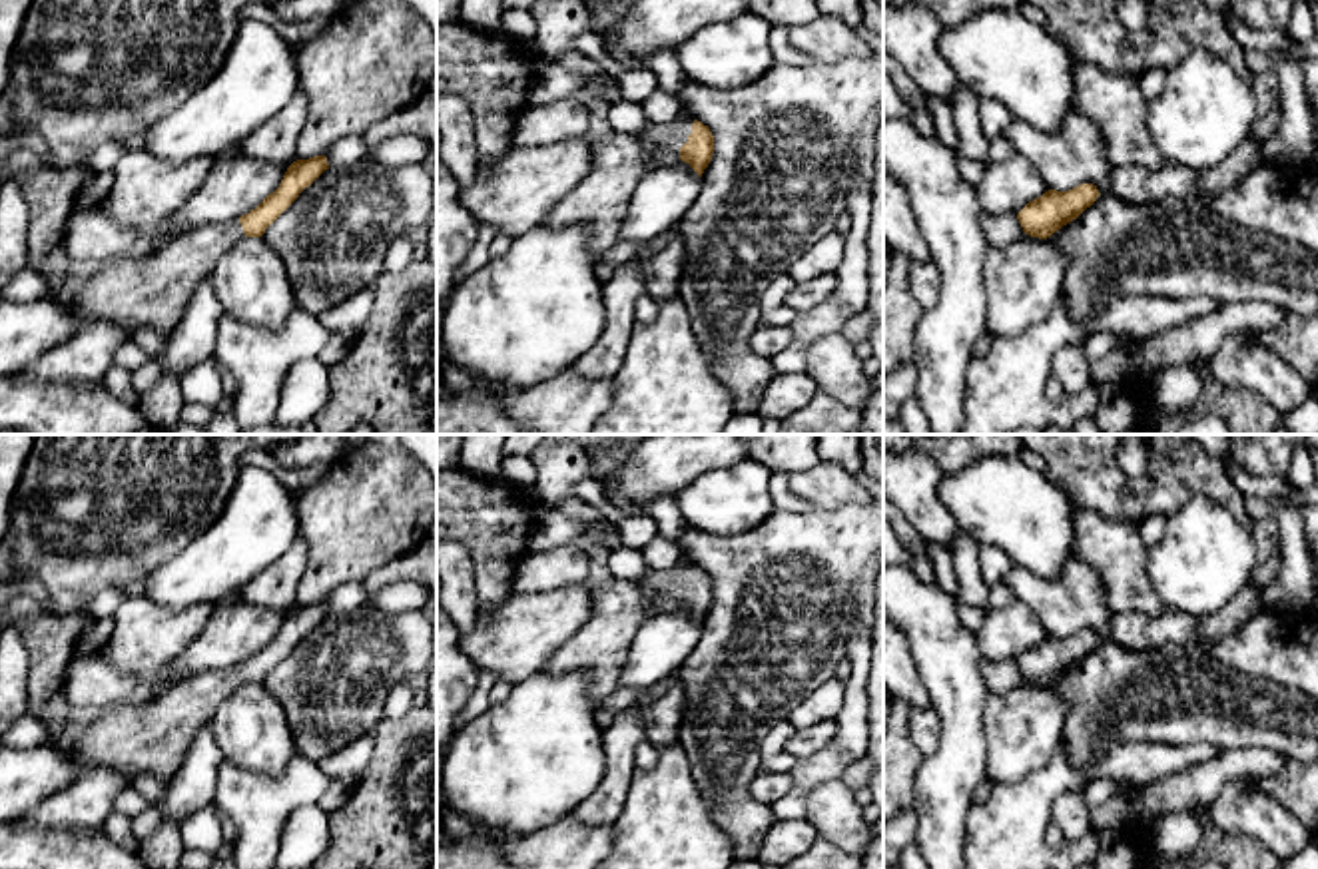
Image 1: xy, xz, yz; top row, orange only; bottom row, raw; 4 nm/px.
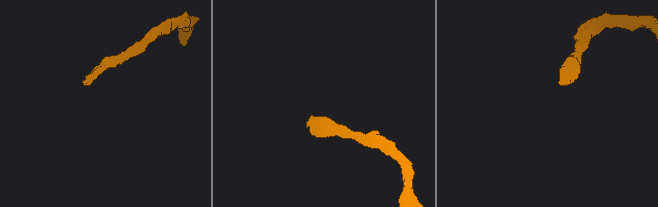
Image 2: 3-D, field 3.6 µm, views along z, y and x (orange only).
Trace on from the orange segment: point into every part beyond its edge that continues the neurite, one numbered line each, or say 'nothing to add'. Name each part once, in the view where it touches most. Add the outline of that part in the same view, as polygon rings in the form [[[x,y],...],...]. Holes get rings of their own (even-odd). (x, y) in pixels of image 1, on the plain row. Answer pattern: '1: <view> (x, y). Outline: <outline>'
1: xz (662, 588). Outline: [[[690,560],[670,570],[648,568],[636,582],[642,586],[644,598],[656,614],[670,614],[682,610],[680,594],[688,588],[692,570],[694,564]]]

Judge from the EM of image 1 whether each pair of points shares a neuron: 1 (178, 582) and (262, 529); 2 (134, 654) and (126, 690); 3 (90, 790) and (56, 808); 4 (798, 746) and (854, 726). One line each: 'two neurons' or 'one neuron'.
1: one neuron
2: two neurons
3: one neuron
4: two neurons

